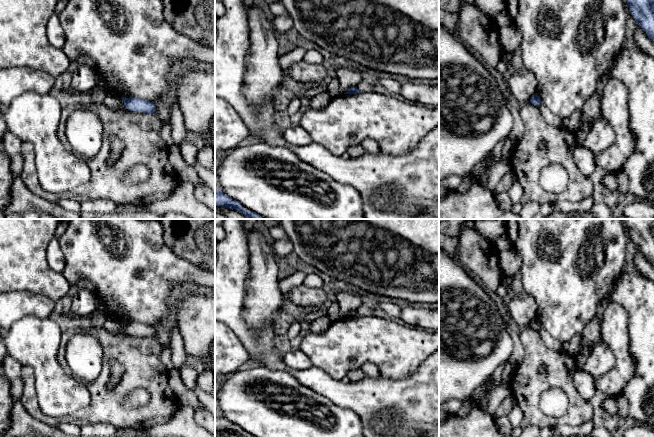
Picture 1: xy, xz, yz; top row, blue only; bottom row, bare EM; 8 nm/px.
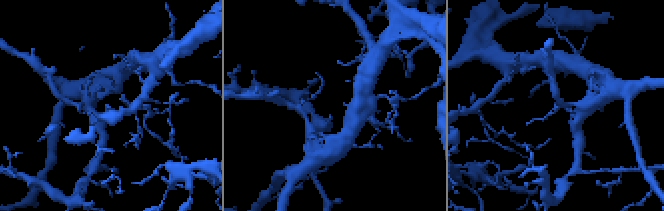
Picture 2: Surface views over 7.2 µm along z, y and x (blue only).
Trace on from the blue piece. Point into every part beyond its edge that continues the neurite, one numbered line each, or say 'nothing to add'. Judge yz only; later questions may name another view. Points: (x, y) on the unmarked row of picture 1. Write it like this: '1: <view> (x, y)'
nothing to add

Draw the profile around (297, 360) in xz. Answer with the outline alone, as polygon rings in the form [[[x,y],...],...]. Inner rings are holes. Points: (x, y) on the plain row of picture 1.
[[[288,351],[282,355],[284,363],[290,368],[295,370],[309,369],[312,366],[310,359],[301,351]]]

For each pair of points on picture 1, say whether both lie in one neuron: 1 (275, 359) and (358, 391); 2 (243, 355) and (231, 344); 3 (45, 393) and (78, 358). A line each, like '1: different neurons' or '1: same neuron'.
1: same neuron
2: same neuron
3: different neurons

